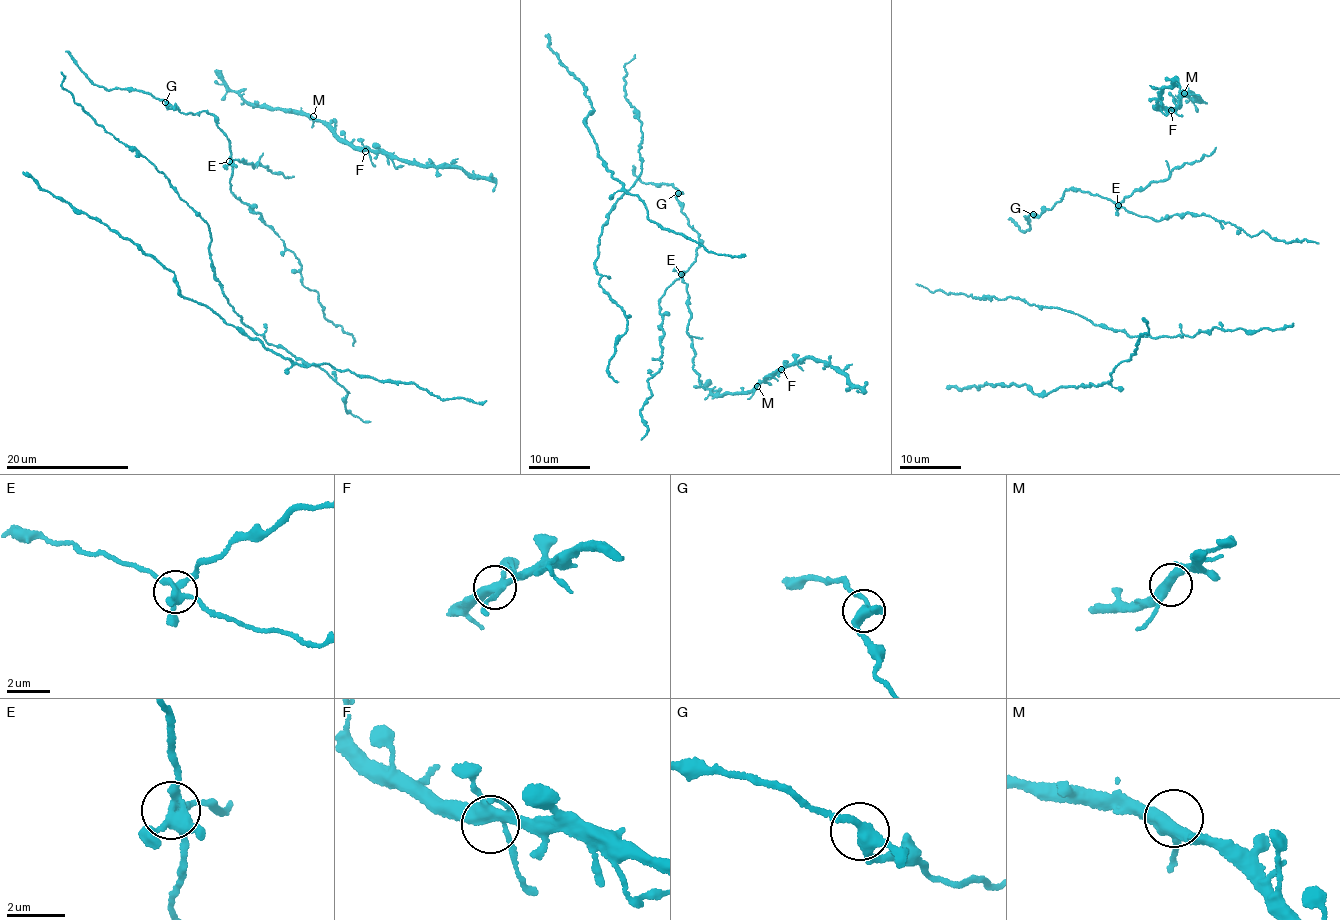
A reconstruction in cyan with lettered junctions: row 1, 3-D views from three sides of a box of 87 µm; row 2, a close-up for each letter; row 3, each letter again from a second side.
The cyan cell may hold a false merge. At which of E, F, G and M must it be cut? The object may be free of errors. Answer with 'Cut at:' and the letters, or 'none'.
Cut at: E

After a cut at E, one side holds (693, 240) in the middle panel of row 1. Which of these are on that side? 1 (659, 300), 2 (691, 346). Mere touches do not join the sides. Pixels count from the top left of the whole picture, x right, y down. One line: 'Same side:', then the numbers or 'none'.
Same side: 1

